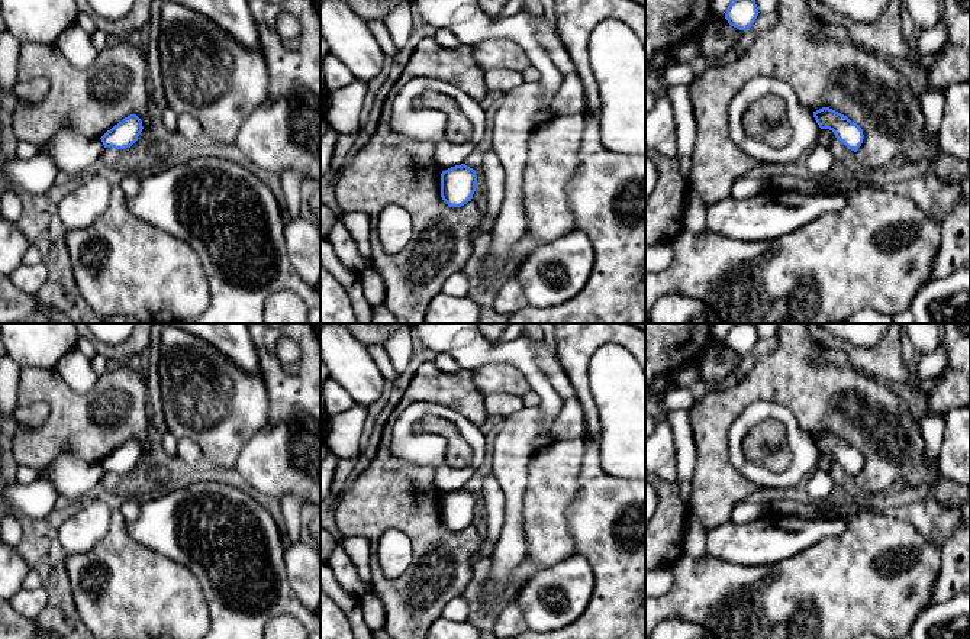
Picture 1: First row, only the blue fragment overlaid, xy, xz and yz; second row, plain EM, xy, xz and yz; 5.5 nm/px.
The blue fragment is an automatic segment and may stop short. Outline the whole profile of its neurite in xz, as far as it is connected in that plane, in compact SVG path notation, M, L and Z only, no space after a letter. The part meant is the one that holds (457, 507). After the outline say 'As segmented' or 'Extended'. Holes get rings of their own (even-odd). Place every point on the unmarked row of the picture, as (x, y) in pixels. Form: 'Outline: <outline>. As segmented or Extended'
Outline: M465 488L451 491L441 498L441 522L449 532L471 526L476 516L476 496Z. As segmented

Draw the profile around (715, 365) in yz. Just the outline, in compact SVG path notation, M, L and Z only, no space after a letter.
M731 349L710 351L700 358L699 377L706 381L726 381L739 367L744 355Z

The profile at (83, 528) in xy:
M103 500L77 506L59 526L58 539L67 555L84 554L107 533L113 509Z

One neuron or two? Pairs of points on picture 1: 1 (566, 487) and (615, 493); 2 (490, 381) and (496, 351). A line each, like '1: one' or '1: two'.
1: two
2: two

